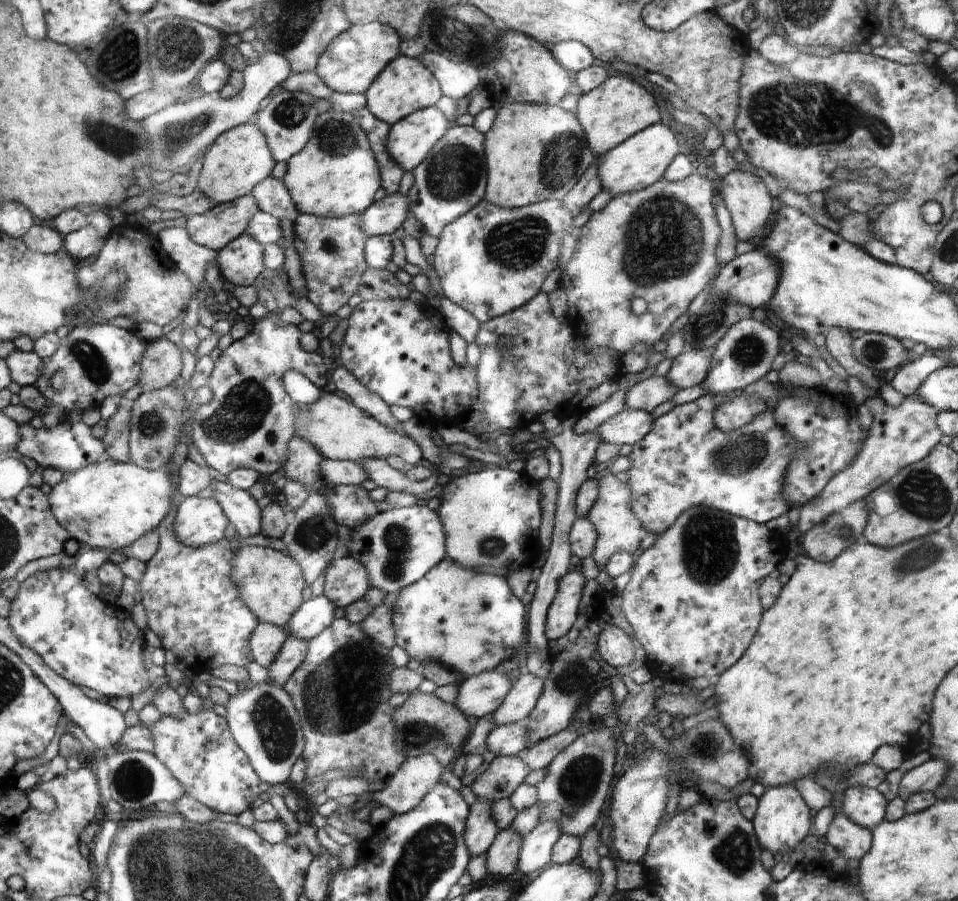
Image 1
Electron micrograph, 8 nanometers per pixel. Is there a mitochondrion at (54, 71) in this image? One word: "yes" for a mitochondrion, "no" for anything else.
no

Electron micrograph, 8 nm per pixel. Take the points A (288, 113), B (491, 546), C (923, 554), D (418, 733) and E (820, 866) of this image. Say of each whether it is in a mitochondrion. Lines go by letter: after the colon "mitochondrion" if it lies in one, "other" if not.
A: mitochondrion
B: mitochondrion
C: mitochondrion
D: mitochondrion
E: other

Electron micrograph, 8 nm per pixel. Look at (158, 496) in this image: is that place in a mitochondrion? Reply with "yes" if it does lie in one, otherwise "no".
no

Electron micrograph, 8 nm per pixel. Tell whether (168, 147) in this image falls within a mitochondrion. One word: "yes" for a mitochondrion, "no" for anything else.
yes

